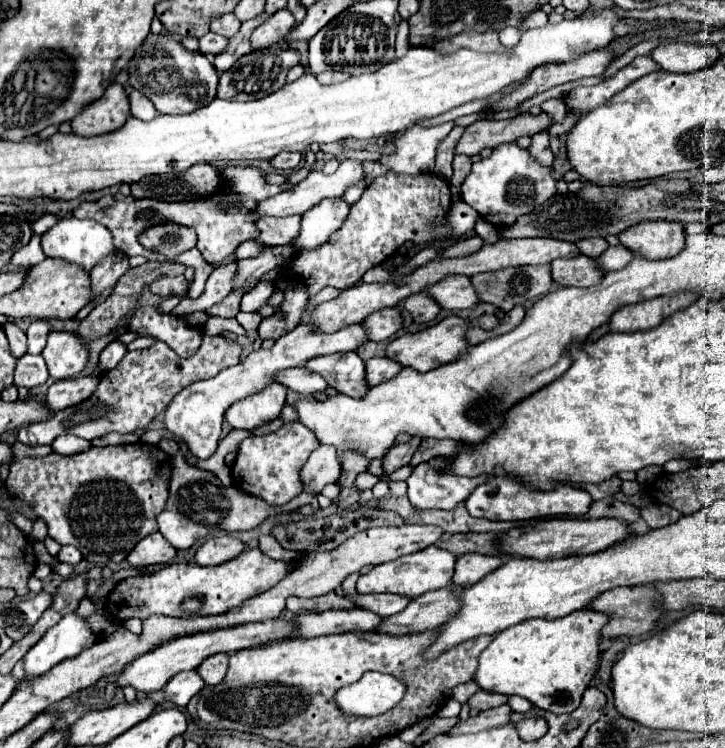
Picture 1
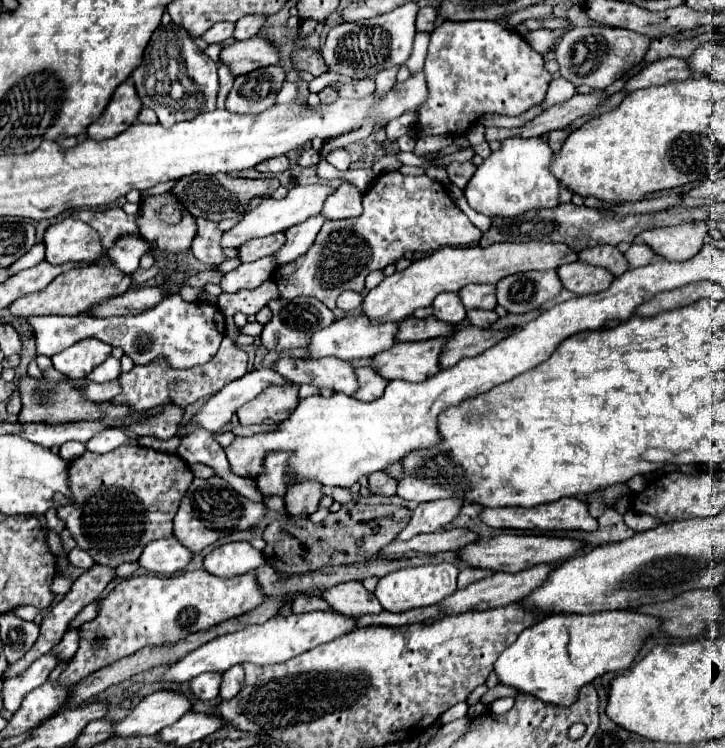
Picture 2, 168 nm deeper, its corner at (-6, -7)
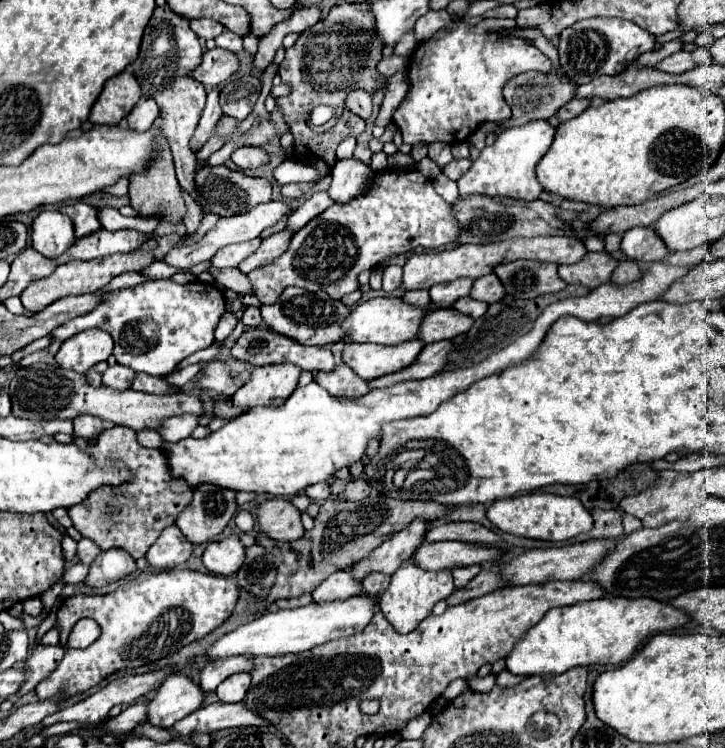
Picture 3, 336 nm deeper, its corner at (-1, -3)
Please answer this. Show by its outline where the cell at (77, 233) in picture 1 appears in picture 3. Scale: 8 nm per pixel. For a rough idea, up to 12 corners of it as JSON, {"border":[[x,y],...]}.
{"border":[[41,211],[31,245],[43,257],[63,255],[75,239],[71,219]]}

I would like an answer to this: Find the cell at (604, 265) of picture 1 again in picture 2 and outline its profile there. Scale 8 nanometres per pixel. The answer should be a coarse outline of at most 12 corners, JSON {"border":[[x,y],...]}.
{"border":[[644,243],[624,253],[630,267],[652,263],[656,253]]}

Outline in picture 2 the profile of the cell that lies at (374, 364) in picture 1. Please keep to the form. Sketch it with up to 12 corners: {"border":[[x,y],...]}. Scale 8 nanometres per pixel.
{"border":[[370,367],[354,371],[358,401],[374,401],[384,393],[386,379]]}

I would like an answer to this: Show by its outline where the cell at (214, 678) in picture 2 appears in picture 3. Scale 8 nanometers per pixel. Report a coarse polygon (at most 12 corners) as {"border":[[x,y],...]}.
{"border":[[241,655],[209,661],[199,675],[203,693],[253,667]]}

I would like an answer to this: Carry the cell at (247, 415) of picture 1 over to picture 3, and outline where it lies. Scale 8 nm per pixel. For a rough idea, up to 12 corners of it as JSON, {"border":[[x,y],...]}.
{"border":[[291,363],[255,367],[231,397],[243,411],[281,405],[301,369]]}

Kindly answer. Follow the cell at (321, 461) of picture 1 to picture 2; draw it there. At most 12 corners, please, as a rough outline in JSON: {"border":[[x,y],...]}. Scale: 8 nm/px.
{"border":[[320,485],[288,487],[288,517],[308,517],[318,509]]}

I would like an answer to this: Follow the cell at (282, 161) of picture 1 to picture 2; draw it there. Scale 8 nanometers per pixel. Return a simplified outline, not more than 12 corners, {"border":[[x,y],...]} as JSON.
{"border":[[274,157],[260,163],[260,173],[280,173],[290,167],[288,157]]}

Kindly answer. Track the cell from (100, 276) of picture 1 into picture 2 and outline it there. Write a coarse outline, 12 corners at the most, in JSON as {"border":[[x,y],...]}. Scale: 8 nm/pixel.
{"border":[[120,235],[108,257],[124,273],[138,269],[150,243],[140,235]]}

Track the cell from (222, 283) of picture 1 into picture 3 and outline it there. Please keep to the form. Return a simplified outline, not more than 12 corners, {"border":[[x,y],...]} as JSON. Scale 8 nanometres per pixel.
{"border":[[281,233],[263,239],[261,247],[239,271],[247,275],[255,267],[273,263],[287,251],[291,235]]}

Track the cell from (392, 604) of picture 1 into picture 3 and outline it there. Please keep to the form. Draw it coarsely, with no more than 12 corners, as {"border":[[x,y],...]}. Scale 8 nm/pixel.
{"border":[[347,571],[329,575],[313,601],[343,601],[365,595]]}

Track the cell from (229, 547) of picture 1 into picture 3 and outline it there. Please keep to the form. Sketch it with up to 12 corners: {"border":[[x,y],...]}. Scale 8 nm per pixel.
{"border":[[237,535],[209,543],[203,565],[235,575],[245,559]]}

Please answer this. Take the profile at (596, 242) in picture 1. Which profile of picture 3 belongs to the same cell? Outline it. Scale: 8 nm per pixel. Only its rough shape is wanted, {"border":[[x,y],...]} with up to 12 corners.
{"border":[[619,259],[611,281],[625,285],[641,277],[635,261]]}

